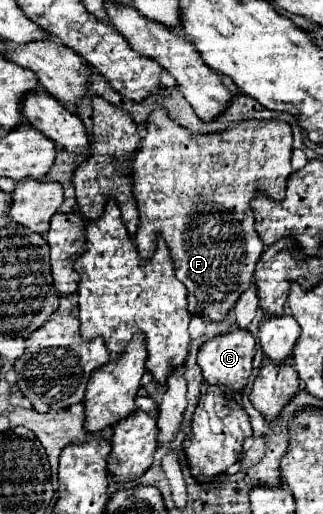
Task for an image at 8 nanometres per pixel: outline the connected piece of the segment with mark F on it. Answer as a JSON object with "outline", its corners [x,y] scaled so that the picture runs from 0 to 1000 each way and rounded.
{"outline":[[[483,208],[446,247],[446,270],[421,294],[409,321],[409,375],[433,411],[433,442],[415,461],[440,504],[464,504],[483,484],[483,457],[495,457],[533,496],[545,539],[582,562],[588,613],[644,617],[650,625],[693,625],[706,605],[731,593],[743,574],[786,551],[786,519],[817,488],[817,473],[786,446],[774,418],[774,387],[793,372],[836,387],[879,387],[885,352],[904,337],[904,251],[873,235],[743,235],[718,251],[669,263],[588,263],[582,251],[533,235],[514,212]]]}

